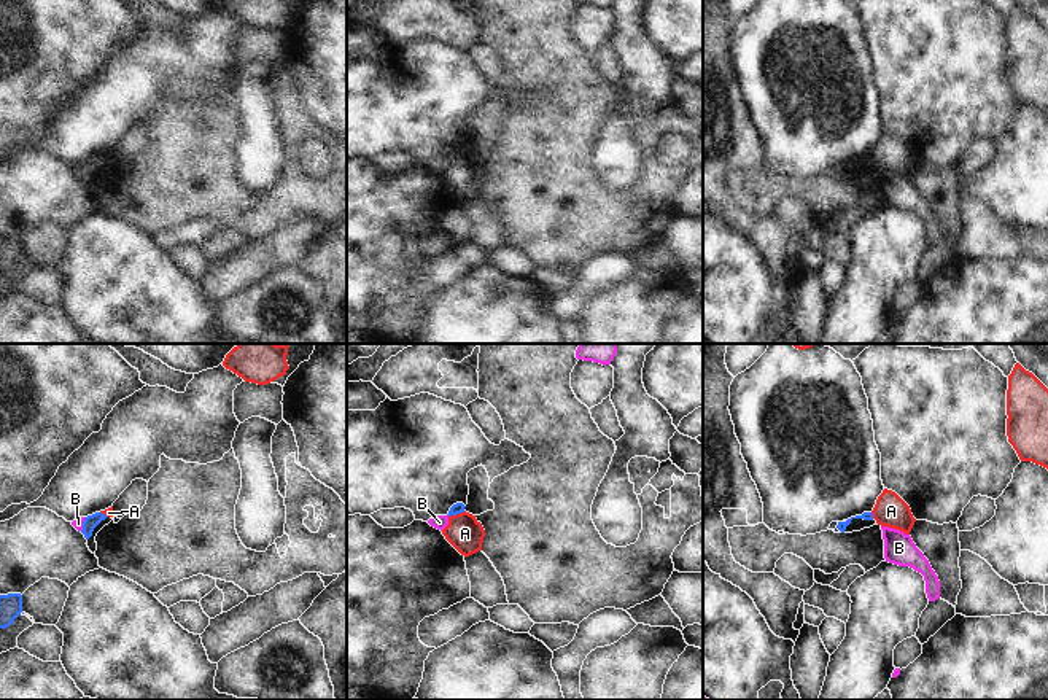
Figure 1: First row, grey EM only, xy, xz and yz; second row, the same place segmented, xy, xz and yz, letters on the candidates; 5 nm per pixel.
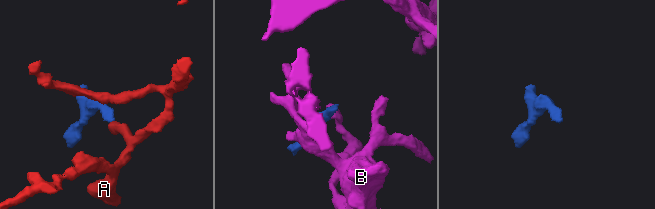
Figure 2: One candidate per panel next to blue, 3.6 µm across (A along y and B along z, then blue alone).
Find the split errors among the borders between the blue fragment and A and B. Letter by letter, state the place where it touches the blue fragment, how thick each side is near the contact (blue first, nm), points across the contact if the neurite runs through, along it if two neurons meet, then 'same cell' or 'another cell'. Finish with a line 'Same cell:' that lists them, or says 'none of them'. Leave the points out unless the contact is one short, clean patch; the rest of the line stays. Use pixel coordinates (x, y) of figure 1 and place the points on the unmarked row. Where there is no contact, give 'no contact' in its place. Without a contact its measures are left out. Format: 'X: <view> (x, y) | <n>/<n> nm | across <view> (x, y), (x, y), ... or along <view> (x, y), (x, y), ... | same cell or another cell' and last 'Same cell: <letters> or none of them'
A: xz (457, 156) | 60/180 nm | along xz (465, 155), (449, 161) | another cell
B: xy (83, 167) | 70/50 nm | along xy (86, 161), (80, 174) | another cell
Same cell: none of them

